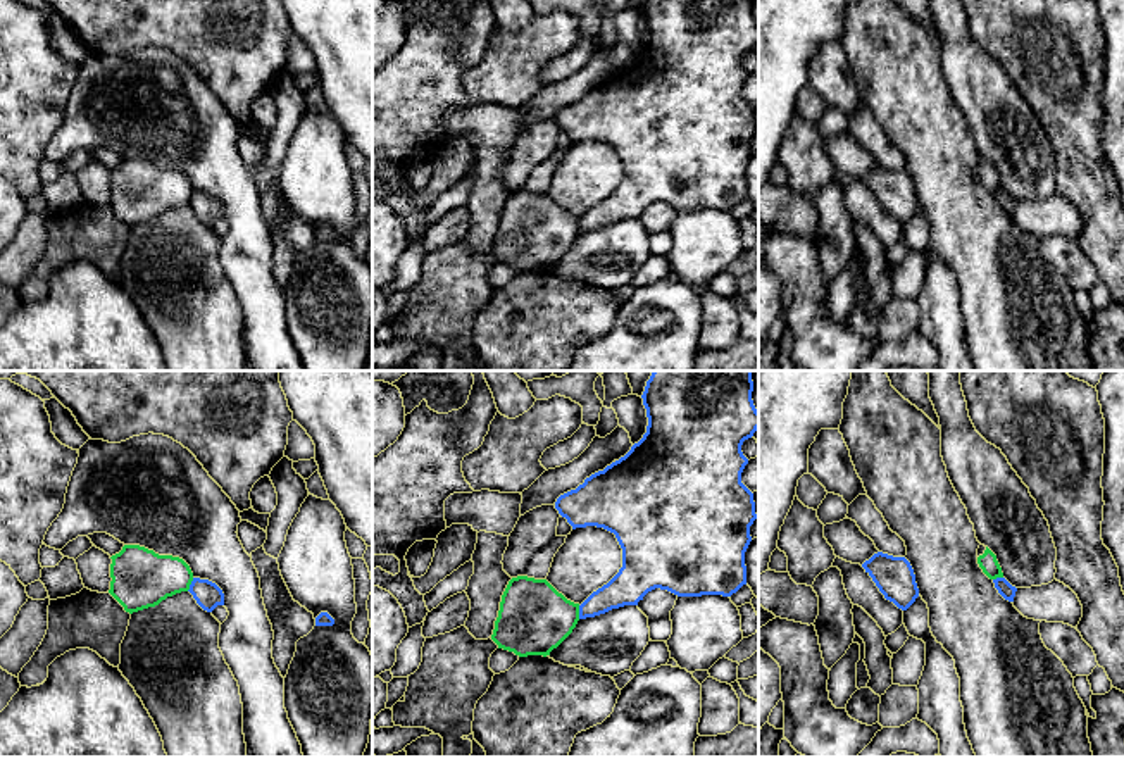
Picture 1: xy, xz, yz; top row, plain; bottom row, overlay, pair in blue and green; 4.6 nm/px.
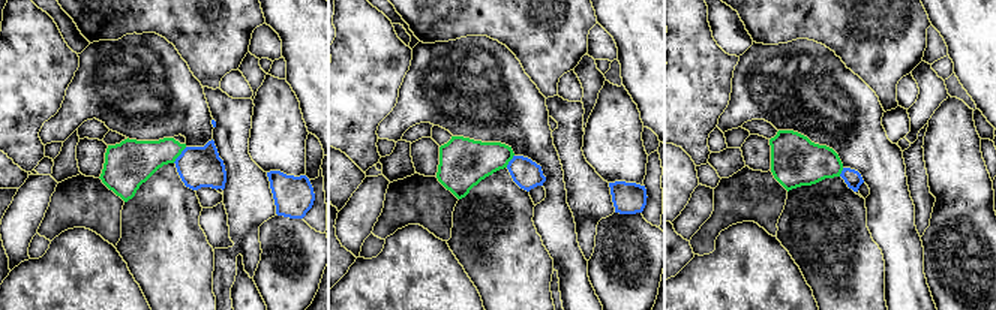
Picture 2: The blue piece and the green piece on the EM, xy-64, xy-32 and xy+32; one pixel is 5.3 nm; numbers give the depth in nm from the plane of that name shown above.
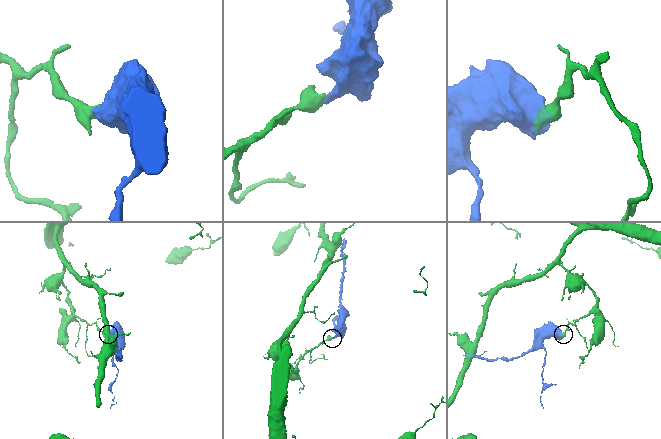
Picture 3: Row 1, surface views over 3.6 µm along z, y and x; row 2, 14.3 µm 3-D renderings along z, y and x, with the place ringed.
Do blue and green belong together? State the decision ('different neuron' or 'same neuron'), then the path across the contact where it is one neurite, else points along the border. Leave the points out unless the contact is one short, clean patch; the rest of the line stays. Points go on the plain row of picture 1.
different neuron; border xy (193, 192), (187, 204)

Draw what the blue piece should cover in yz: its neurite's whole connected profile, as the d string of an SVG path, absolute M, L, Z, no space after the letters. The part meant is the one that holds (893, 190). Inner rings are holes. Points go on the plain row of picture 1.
M877 166L862 181L898 222L907 224L919 210L914 183L905 171Z

